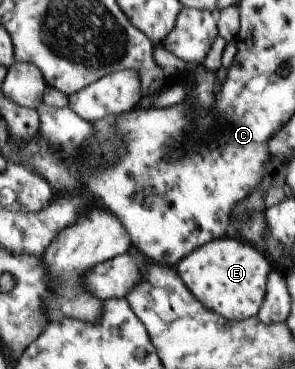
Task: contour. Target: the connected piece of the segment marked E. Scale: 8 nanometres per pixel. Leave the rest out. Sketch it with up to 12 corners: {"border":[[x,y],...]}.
{"border":[[228,234],[174,268],[225,320],[255,317],[271,264]]}

